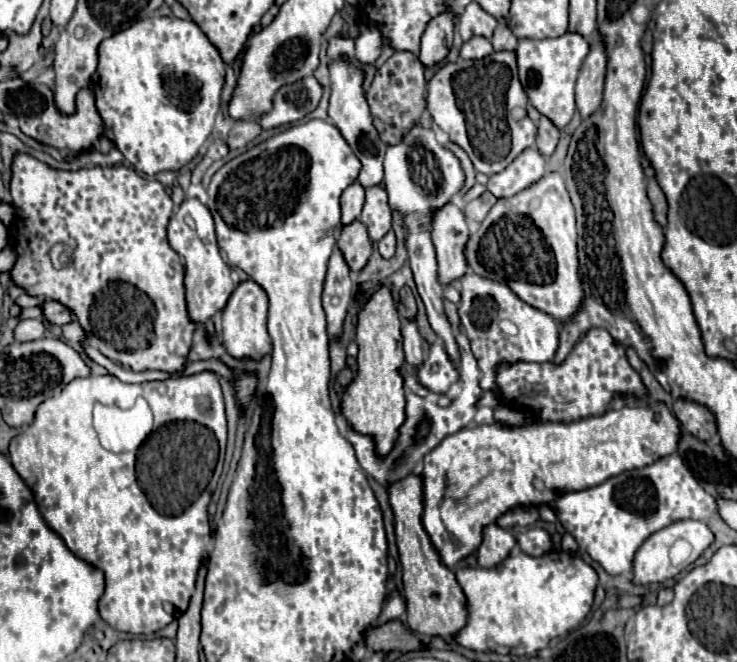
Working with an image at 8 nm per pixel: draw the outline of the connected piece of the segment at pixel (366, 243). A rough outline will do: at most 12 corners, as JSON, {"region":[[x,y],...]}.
{"region":[[359,220],[341,224],[337,248],[359,272],[371,256],[371,240]]}

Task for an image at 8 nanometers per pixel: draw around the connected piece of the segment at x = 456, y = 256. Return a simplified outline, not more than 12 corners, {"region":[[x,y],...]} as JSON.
{"region":[[447,202],[433,212],[441,282],[467,272],[469,224]]}

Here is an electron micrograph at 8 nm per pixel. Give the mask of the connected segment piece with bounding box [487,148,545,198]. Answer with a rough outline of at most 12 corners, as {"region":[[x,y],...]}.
{"region":[[527,148],[503,172],[487,190],[507,198],[543,174],[545,156]]}

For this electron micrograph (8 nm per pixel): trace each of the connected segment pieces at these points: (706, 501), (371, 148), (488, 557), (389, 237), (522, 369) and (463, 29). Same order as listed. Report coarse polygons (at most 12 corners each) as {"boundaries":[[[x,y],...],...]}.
{"boundaries":[[[675,452],[553,510],[605,572],[717,500]],[[333,60],[329,118],[361,160],[363,188],[383,182],[387,146],[363,72]],[[497,526],[483,528],[477,552],[481,568],[501,564],[515,536]],[[389,230],[379,240],[379,254],[391,258],[395,254],[395,232]],[[605,328],[561,364],[497,364],[501,406],[537,422],[647,402],[639,372]],[[477,2],[459,18],[465,42],[473,34],[491,38],[497,20]]]}

